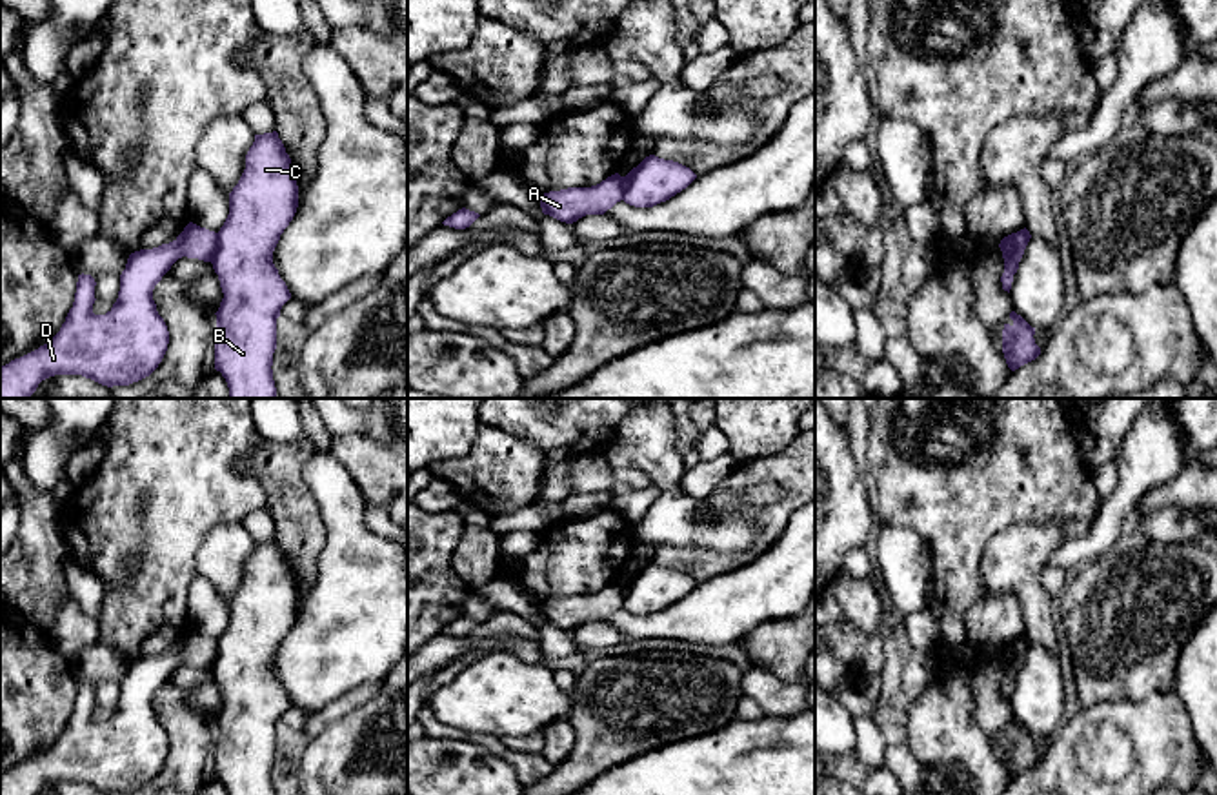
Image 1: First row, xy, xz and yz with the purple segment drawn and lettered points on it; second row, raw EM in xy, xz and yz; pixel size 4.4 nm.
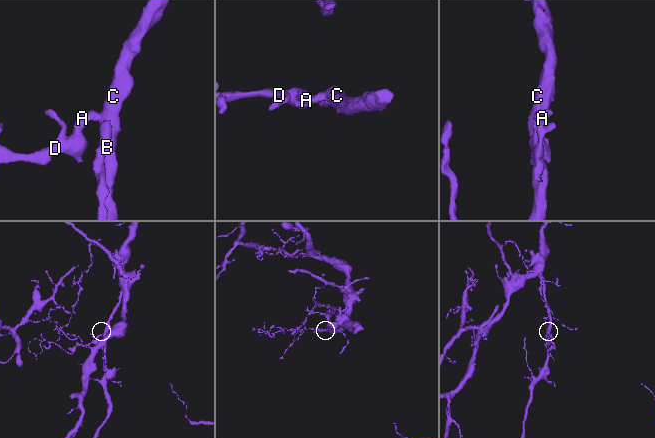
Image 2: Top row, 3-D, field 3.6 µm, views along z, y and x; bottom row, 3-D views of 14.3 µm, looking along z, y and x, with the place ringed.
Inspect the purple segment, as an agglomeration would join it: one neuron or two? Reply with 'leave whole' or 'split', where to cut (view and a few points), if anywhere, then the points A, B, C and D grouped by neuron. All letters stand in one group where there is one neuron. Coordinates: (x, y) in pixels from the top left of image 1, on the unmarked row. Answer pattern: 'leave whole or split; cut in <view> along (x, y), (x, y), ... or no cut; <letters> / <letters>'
split; cut in xy along (219, 641), (215, 663), (210, 668); A D / B C

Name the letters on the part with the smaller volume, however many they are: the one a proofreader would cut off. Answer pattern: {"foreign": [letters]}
{"foreign": ["A", "D"]}

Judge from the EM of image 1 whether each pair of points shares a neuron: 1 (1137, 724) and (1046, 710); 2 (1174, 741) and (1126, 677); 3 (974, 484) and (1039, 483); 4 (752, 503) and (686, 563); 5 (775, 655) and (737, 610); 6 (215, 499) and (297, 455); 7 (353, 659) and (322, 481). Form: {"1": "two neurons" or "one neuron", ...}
{"1": "two neurons", "2": "two neurons", "3": "one neuron", "4": "two neurons", "5": "two neurons", "6": "two neurons", "7": "one neuron"}

